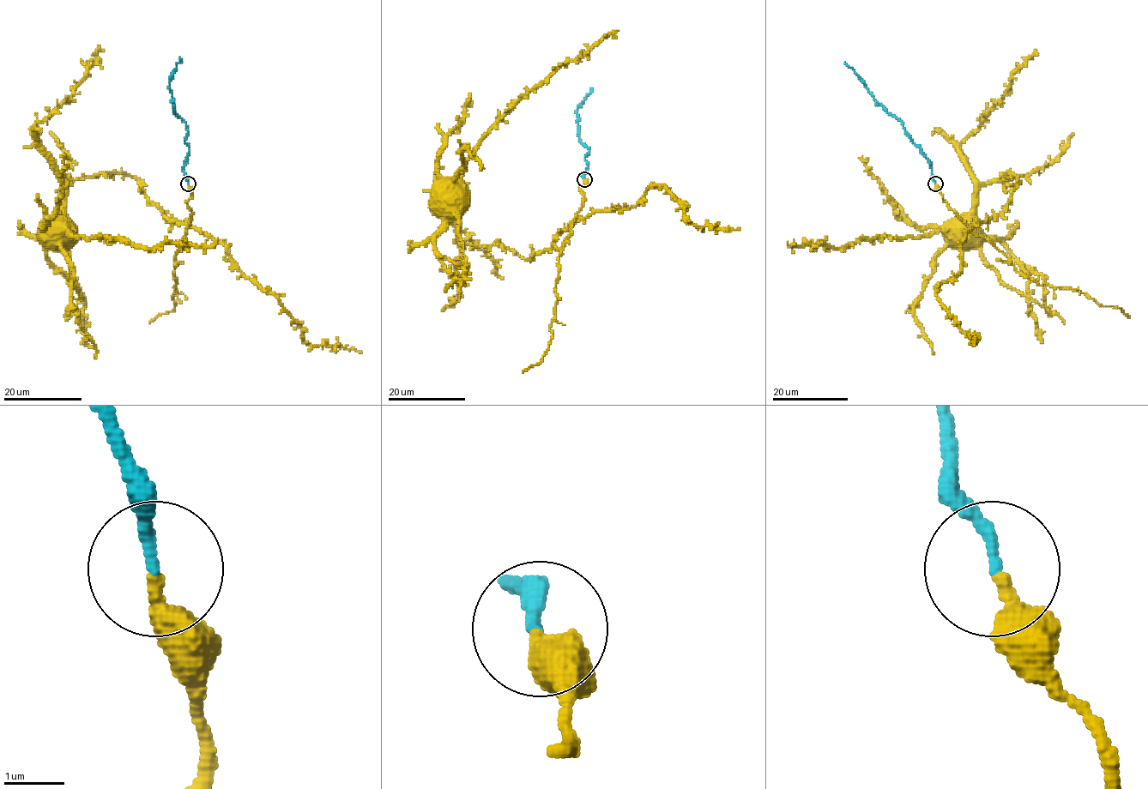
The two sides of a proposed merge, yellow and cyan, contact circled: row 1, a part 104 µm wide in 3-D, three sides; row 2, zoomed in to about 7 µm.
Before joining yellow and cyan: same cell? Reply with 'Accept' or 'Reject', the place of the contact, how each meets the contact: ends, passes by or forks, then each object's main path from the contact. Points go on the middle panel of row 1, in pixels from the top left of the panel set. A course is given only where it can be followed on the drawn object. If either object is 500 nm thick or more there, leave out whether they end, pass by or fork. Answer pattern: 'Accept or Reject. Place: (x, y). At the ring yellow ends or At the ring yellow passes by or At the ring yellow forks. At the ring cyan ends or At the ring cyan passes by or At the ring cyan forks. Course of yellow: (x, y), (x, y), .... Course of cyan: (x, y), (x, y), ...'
Accept. Place: (584, 179). At the ring yellow ends. At the ring cyan ends. Course of yellow: (584, 178), (578, 219), (548, 249), (525, 259), (495, 244), (464, 243), (458, 216), (440, 201). Course of cyan: (584, 178), (581, 175), (589, 165), (585, 156), (589, 149), (578, 136), (577, 113), (590, 87)

